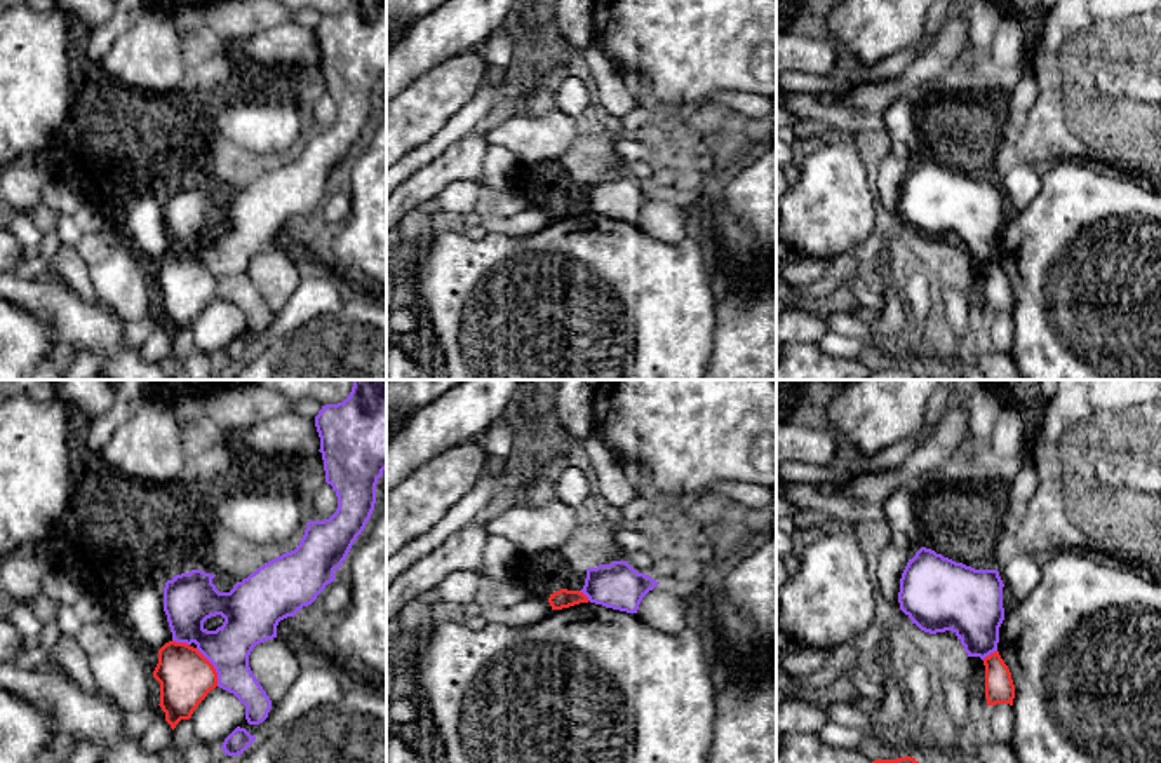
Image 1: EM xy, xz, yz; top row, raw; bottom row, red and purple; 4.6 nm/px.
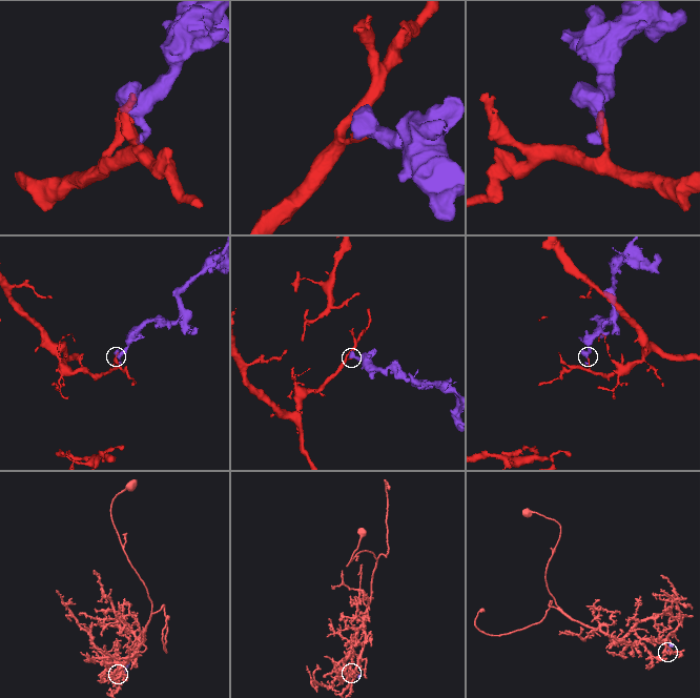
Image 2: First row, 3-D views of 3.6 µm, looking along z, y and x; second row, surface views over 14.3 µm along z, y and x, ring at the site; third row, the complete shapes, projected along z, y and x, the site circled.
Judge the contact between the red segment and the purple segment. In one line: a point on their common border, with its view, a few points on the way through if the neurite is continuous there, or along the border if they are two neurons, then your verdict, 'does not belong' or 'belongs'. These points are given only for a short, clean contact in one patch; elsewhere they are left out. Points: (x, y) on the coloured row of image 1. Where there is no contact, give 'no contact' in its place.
contact xy (213, 668); border xy (195, 648), (213, 666), (218, 685); does not belong

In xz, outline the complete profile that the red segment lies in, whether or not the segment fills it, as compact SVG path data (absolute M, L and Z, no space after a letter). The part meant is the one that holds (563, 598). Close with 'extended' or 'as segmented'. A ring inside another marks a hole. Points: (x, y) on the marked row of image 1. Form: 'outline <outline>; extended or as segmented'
outline M560 589L550 594L548 603L552 610L562 610L562 608L569 608L580 603L588 603L588 598L580 591Z; as segmented

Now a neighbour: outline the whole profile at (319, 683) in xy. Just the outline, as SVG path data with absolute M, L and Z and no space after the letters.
M305 658L303 667L284 693L282 699L272 700L268 718L259 725L249 725L247 719L240 725L256 739L272 726L285 726L299 716L338 702L345 692L346 679L329 662L322 658Z

